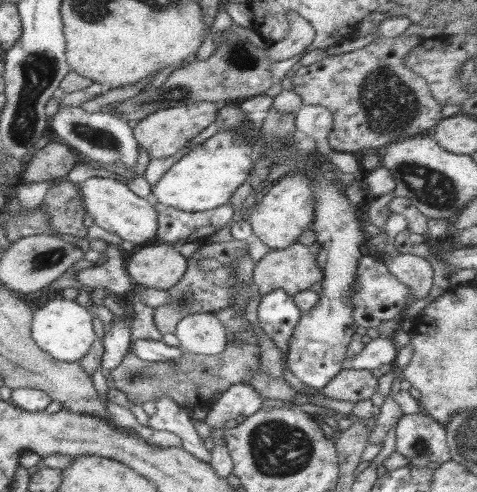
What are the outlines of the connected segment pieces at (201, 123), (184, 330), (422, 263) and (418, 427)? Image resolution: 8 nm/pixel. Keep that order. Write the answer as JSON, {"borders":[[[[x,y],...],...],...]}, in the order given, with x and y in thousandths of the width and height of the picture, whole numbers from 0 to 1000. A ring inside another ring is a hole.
{"borders":[[[[411,205],[384,215],[331,222],[314,230],[279,260],[289,301],[308,305],[319,323],[365,317],[373,305],[392,297],[423,264],[453,246],[453,228],[463,211],[465,207]]],[[[411,636],[382,644],[367,673],[384,715],[451,722],[476,703],[474,667],[449,636]]],[[[843,516],[826,526],[805,520],[799,530],[839,575],[860,585],[864,610],[897,604],[908,573],[908,547],[897,528],[864,516]]],[[[889,837],[845,843],[828,878],[828,915],[855,935],[891,927],[906,939],[929,941],[945,933],[935,896],[935,872]]]]}

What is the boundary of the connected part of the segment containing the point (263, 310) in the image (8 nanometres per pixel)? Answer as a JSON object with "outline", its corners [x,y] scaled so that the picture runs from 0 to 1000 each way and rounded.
{"outline":[[[579,587],[562,598],[547,600],[539,626],[541,663],[587,711],[600,772],[623,797],[631,795],[637,803],[660,803],[671,793],[637,780],[604,750],[604,738],[600,738],[606,693],[629,650],[629,642],[633,642],[633,632],[595,587]]]}

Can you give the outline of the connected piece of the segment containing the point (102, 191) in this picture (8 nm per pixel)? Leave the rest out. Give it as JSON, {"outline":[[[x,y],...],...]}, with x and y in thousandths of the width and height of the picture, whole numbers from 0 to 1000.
{"outline":[[[191,360],[166,374],[166,390],[174,407],[174,419],[195,445],[195,455],[216,463],[226,474],[247,478],[258,490],[270,490],[285,498],[304,498],[327,490],[327,474],[331,465],[329,429],[321,423],[321,409],[296,402],[285,396],[273,380],[254,364],[235,364],[224,360]]]}

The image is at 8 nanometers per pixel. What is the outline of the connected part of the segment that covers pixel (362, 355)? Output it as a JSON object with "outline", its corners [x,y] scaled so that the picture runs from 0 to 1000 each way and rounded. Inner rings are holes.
{"outline":[[[788,687],[771,695],[755,715],[723,732],[723,748],[738,752],[784,752],[803,740],[828,736],[832,713],[824,691]]]}

